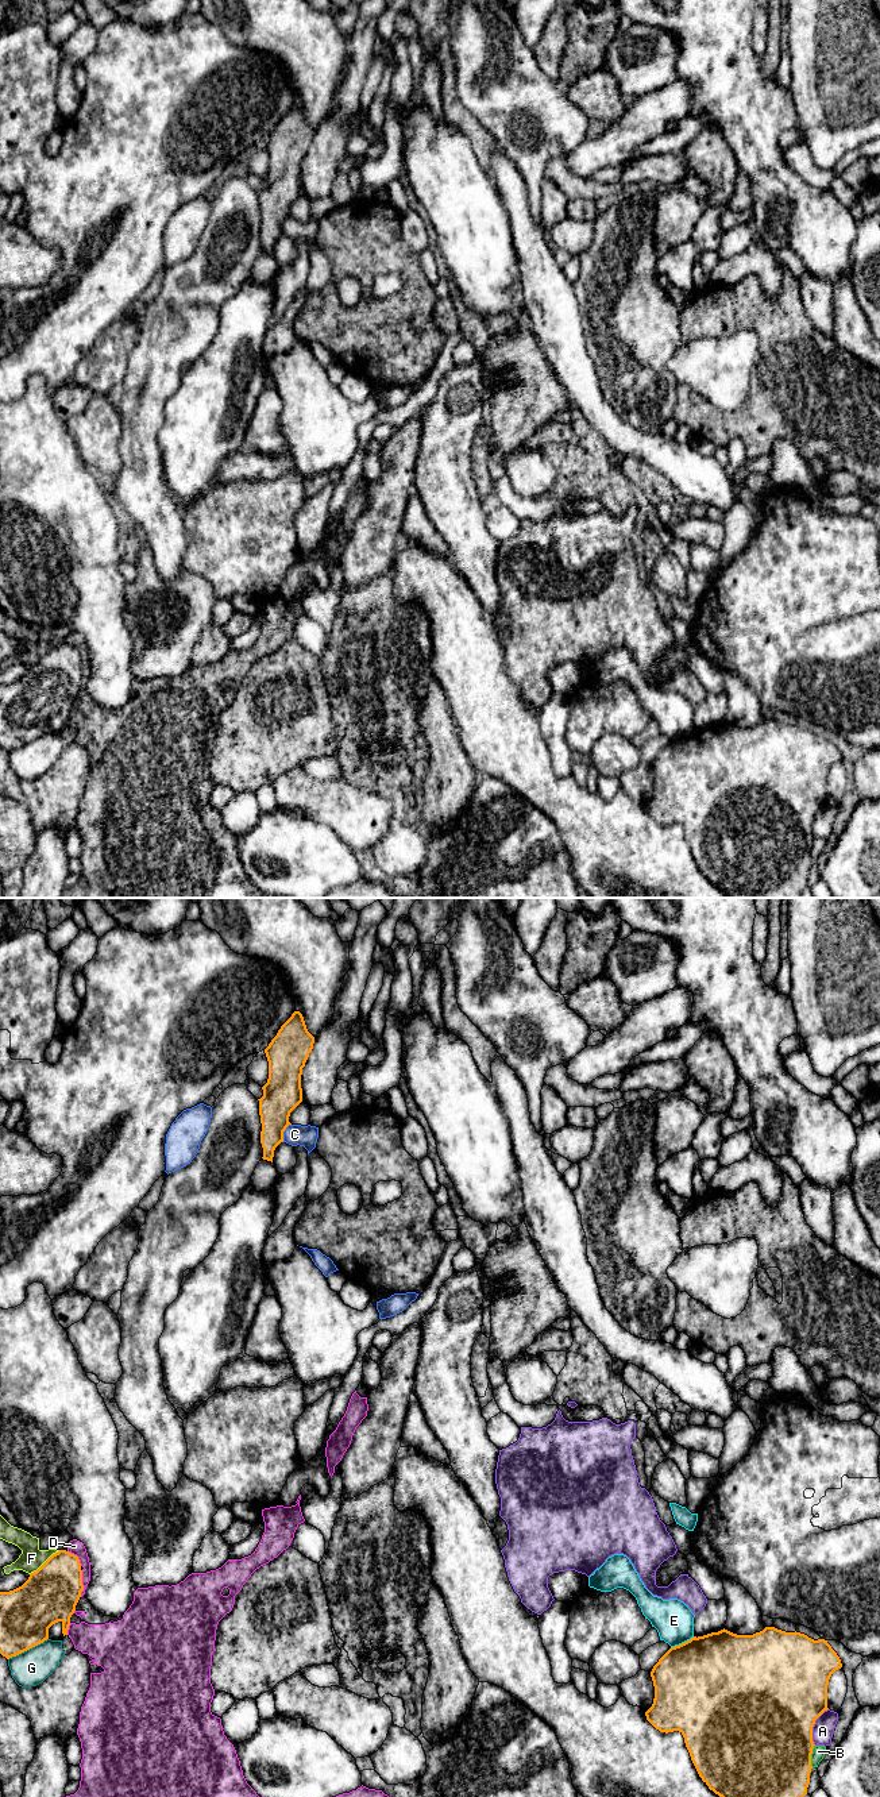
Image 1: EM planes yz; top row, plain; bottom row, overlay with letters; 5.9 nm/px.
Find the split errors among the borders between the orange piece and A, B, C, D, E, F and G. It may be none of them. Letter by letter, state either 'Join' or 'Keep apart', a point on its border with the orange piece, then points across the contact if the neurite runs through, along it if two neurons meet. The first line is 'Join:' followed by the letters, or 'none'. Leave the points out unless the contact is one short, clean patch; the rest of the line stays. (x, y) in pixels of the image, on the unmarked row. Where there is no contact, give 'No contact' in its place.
Join: none
A: Keep apart. Touches orange at yz (813, 818)
B: Keep apart. Touches orange at yz (810, 848)
C: Keep apart. Touches orange at yz (282, 226)
D: Keep apart. Touches orange at yz (81, 677)
E: Keep apart. Touches orange at yz (682, 736). Boundary: yz (694, 729), (671, 740)
F: Keep apart. Touches orange at yz (46, 654). Boundary: yz (60, 643), (53, 646), (30, 667)
G: Keep apart. Touches orange at yz (27, 741)

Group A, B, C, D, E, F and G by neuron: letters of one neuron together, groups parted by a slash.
A / B / C / D F / E / G

